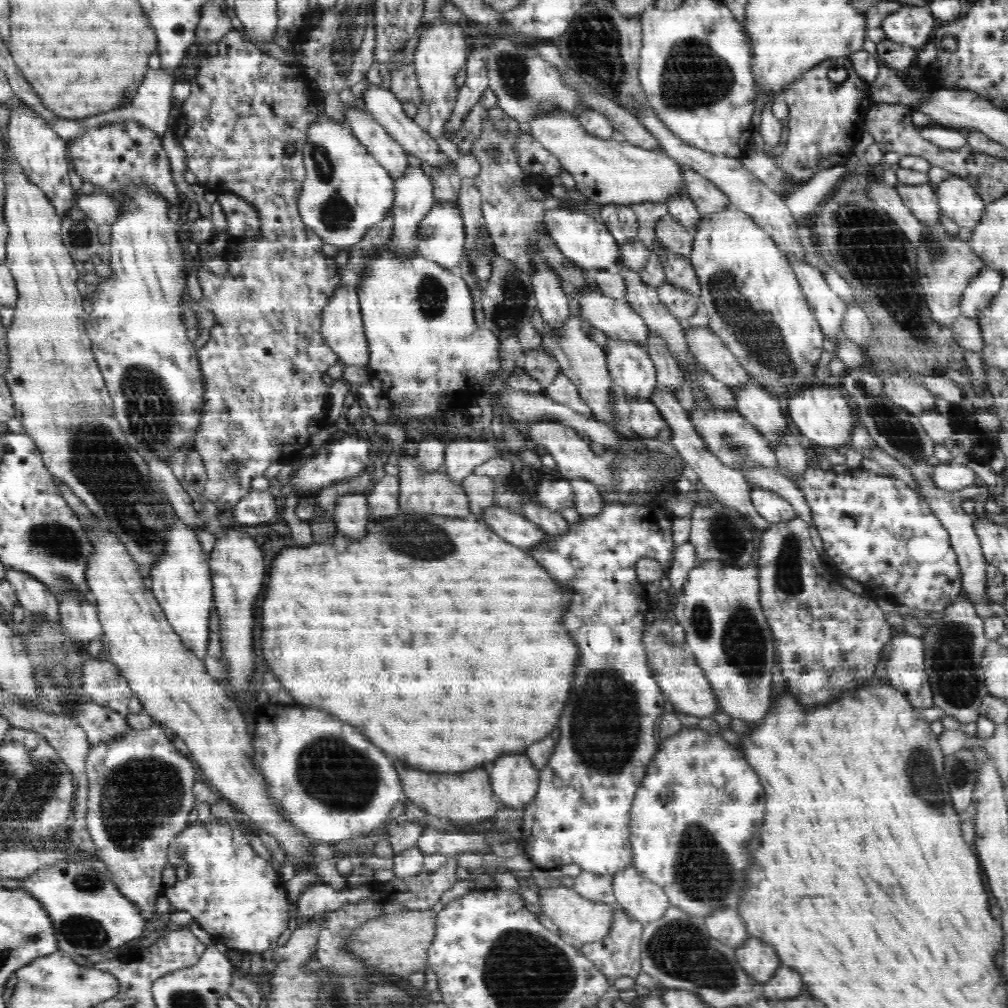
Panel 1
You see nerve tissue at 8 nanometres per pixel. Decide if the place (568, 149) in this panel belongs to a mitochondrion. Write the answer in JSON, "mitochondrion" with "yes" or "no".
{"mitochondrion":"no"}

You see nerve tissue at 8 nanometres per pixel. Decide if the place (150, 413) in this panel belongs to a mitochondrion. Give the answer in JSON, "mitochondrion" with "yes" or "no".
{"mitochondrion":"yes"}

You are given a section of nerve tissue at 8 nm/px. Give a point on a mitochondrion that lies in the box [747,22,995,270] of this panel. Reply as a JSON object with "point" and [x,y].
{"point":[939,252]}

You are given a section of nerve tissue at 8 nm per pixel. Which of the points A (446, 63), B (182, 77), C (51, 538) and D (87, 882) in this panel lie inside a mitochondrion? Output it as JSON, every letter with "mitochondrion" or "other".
{"A":"other","B":"other","C":"mitochondrion","D":"mitochondrion"}

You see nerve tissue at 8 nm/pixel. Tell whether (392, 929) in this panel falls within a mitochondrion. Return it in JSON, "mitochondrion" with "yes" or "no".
{"mitochondrion":"no"}

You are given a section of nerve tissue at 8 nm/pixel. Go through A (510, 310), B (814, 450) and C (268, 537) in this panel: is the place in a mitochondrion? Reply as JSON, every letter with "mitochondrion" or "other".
{"A":"mitochondrion","B":"other","C":"other"}

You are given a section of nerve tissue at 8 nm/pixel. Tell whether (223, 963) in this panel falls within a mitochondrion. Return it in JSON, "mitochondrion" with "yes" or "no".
{"mitochondrion":"no"}

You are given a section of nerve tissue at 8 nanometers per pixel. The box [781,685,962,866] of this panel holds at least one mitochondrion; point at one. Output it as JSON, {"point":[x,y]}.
{"point":[924,775]}

